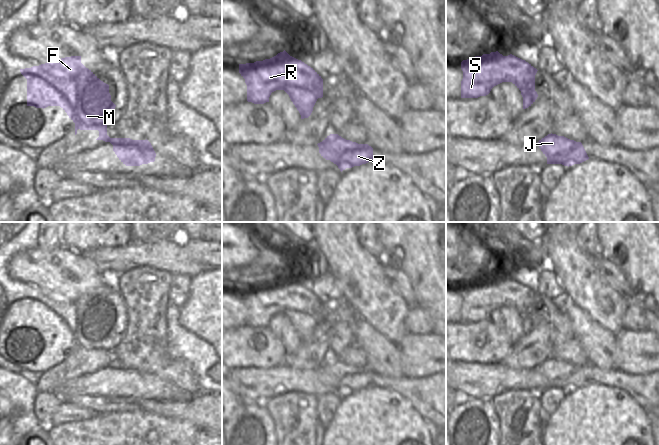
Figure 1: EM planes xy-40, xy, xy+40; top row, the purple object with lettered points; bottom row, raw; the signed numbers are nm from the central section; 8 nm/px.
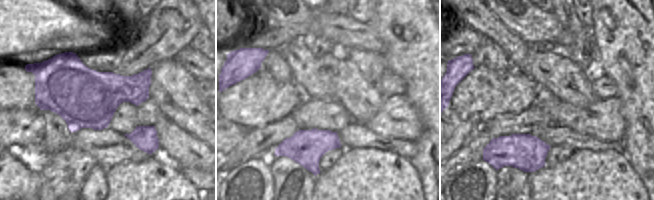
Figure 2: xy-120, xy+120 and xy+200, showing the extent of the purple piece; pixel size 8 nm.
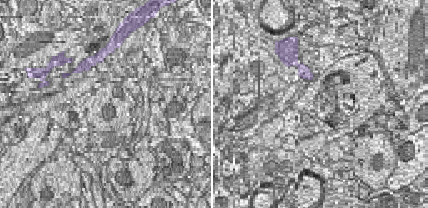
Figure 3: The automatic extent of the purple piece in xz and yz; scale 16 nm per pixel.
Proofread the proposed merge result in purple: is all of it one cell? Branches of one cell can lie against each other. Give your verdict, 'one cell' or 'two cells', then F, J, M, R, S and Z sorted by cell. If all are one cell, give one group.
two cells; F M R S / J Z

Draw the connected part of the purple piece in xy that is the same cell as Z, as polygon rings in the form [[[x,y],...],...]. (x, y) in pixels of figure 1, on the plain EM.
[[[330,358],[317,369],[321,380],[336,388],[341,396],[373,384],[371,370],[346,364],[338,358]]]

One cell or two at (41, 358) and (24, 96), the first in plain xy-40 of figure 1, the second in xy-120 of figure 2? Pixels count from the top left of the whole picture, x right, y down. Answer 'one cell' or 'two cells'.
two cells

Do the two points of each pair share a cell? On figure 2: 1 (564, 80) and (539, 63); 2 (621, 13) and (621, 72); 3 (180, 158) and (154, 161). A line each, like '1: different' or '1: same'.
1: same
2: same
3: different

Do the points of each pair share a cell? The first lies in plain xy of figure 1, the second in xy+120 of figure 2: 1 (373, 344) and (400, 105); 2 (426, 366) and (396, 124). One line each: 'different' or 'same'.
1: different
2: same

